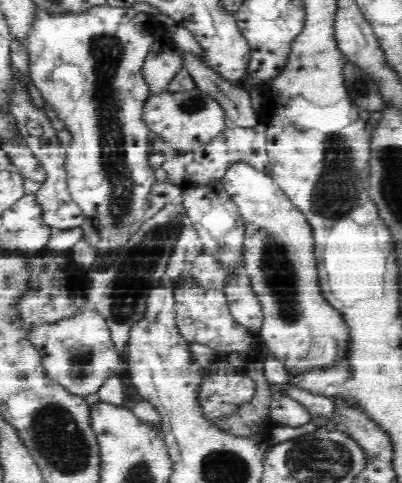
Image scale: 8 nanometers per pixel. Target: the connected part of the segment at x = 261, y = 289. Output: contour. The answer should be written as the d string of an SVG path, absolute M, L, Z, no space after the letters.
M244 163L231 166L221 180L224 191L228 193L246 225L245 270L251 280L251 287L261 305L263 323L260 335L273 351L273 356L280 360L290 376L308 372L326 372L334 366L342 366L352 354L352 330L340 312L326 302L318 286L320 274L314 258L314 230L306 215L292 204L285 190L272 180L270 175L260 172Z

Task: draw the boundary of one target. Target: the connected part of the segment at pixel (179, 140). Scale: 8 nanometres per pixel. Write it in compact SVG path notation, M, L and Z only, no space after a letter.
M198 88L190 90L190 92L168 93L162 97L150 96L145 104L144 119L151 130L163 137L167 143L180 146L181 150L188 150L188 152L210 142L228 124L223 106Z

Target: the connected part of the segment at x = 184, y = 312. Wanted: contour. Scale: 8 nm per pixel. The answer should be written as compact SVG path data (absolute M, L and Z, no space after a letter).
M182 286L174 290L176 294L176 317L179 333L189 342L208 344L218 351L229 353L239 351L251 356L249 363L253 368L255 365L255 350L253 333L244 326L239 325L229 312L228 300L223 291L206 290L201 286Z

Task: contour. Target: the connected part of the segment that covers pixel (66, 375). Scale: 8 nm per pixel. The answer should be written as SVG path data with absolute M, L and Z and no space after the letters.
M90 304L76 307L68 318L58 322L44 322L30 328L27 340L38 351L43 373L50 382L58 384L70 394L89 397L97 394L110 378L117 377L123 368L122 351L117 349L113 341L106 318L98 313Z

